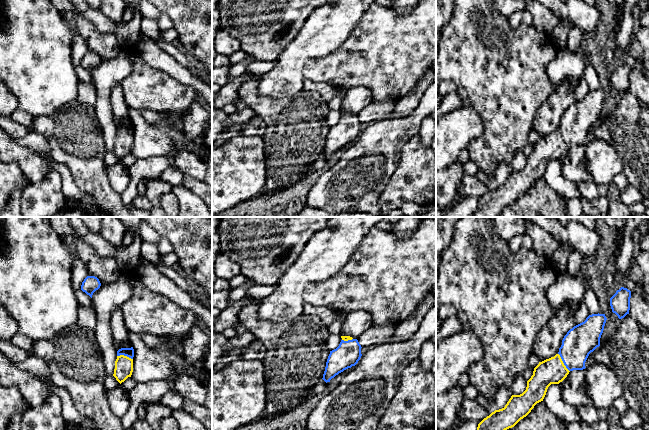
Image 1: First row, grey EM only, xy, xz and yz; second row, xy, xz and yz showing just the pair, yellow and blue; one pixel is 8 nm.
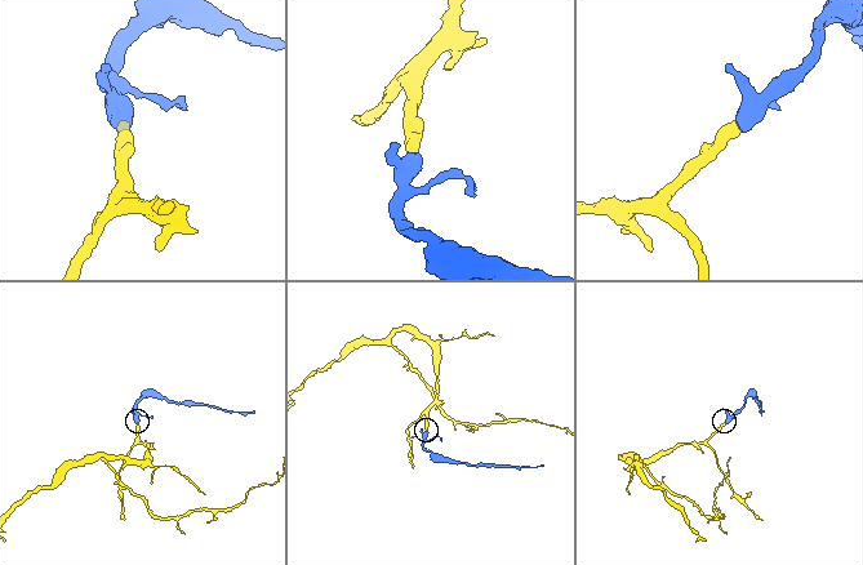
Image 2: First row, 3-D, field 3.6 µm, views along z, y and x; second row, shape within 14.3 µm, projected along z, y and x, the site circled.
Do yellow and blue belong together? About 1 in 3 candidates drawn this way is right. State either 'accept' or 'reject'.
accept

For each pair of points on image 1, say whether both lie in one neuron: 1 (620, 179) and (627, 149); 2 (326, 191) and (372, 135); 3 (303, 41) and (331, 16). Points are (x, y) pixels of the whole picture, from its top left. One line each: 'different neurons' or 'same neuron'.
1: different neurons
2: same neuron
3: same neuron

